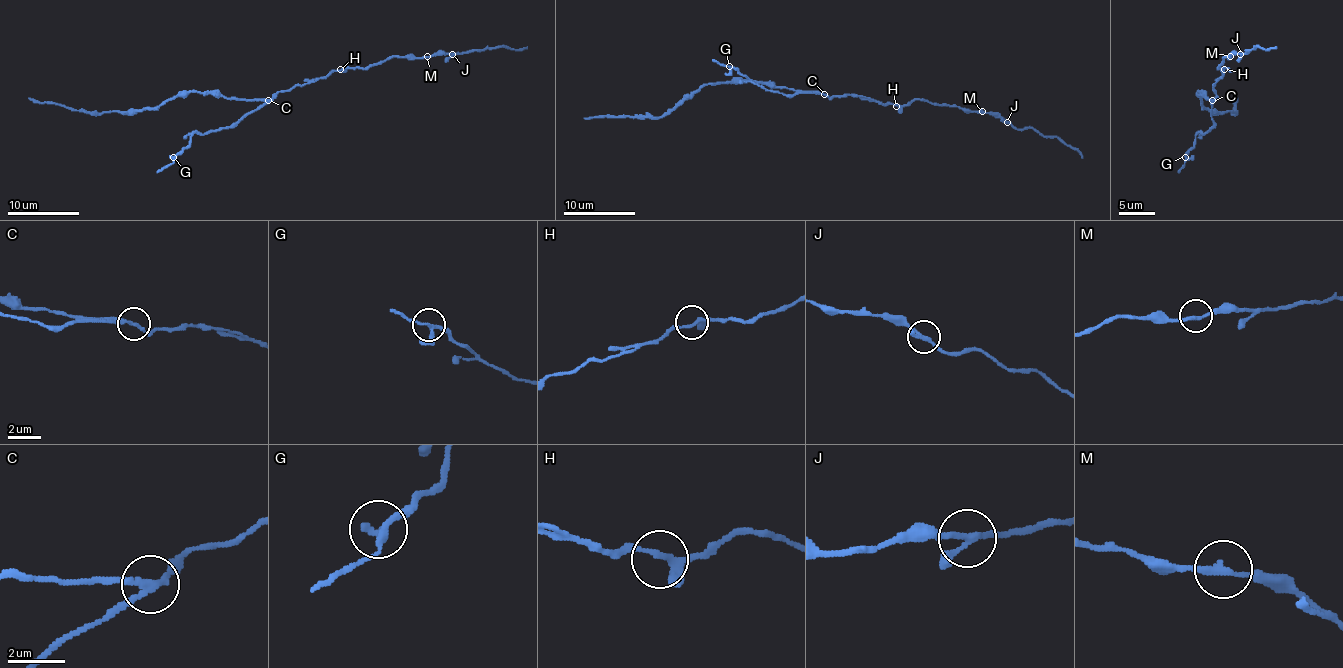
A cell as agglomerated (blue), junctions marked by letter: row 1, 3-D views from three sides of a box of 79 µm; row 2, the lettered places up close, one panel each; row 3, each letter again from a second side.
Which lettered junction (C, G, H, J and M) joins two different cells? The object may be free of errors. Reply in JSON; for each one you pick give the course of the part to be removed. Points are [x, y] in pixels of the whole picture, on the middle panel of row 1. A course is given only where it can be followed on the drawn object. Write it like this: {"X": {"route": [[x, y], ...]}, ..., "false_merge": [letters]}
{"C": {"route": [[824, 93], [795, 91], [754, 81], [711, 82], [686, 95], [660, 117], [583, 118]]}, "false_merge": ["C"]}

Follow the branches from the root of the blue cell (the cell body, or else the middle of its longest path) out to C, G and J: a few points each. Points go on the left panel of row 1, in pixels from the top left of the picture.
C: (283, 92), (278, 92), (269, 101)
G: (283, 92), (278, 92), (229, 126), (195, 133), (191, 142), (173, 157)
J: (283, 92), (326, 78), (335, 70), (367, 69), (394, 56), (428, 58), (452, 54)

